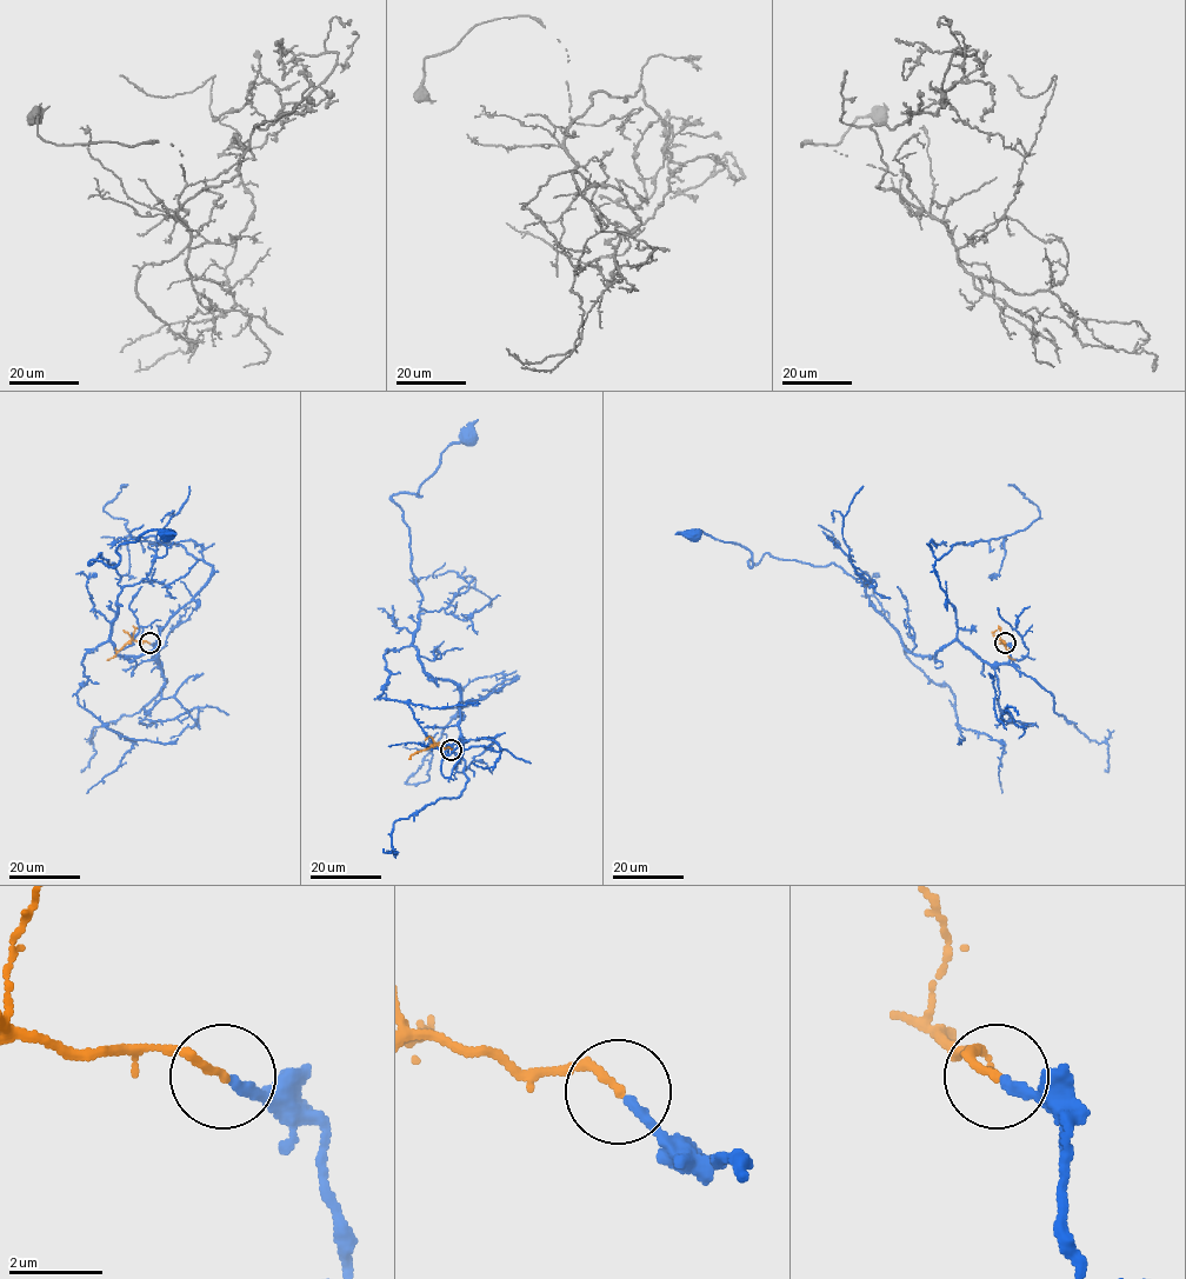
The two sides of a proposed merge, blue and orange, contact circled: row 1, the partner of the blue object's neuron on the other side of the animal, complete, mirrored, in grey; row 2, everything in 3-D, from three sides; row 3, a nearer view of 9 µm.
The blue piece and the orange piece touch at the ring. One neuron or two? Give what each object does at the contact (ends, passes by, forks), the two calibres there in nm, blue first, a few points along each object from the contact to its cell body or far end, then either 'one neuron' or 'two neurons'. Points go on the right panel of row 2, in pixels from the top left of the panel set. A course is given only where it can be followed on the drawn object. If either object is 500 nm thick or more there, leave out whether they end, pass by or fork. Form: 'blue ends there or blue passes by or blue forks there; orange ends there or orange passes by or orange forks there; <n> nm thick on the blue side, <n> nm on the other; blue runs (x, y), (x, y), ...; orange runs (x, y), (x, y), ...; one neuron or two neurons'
blue ends there; orange ends there; 200 nm thick on the blue side, 170 nm on the other; blue runs (1005, 644), (1004, 663), (952, 640), (918, 655), (833, 563), (766, 553), (750, 567), (739, 544), (692, 535); orange runs (1005, 644), (1000, 640), (1008, 655), (1015, 660); one neuron

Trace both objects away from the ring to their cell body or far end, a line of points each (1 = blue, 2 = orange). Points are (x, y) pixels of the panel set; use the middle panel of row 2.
1: (452, 750), (460, 692), (412, 645), (422, 595), (391, 497), (421, 497), (441, 453), (468, 437)
2: (451, 750), (433, 745), (408, 759)

